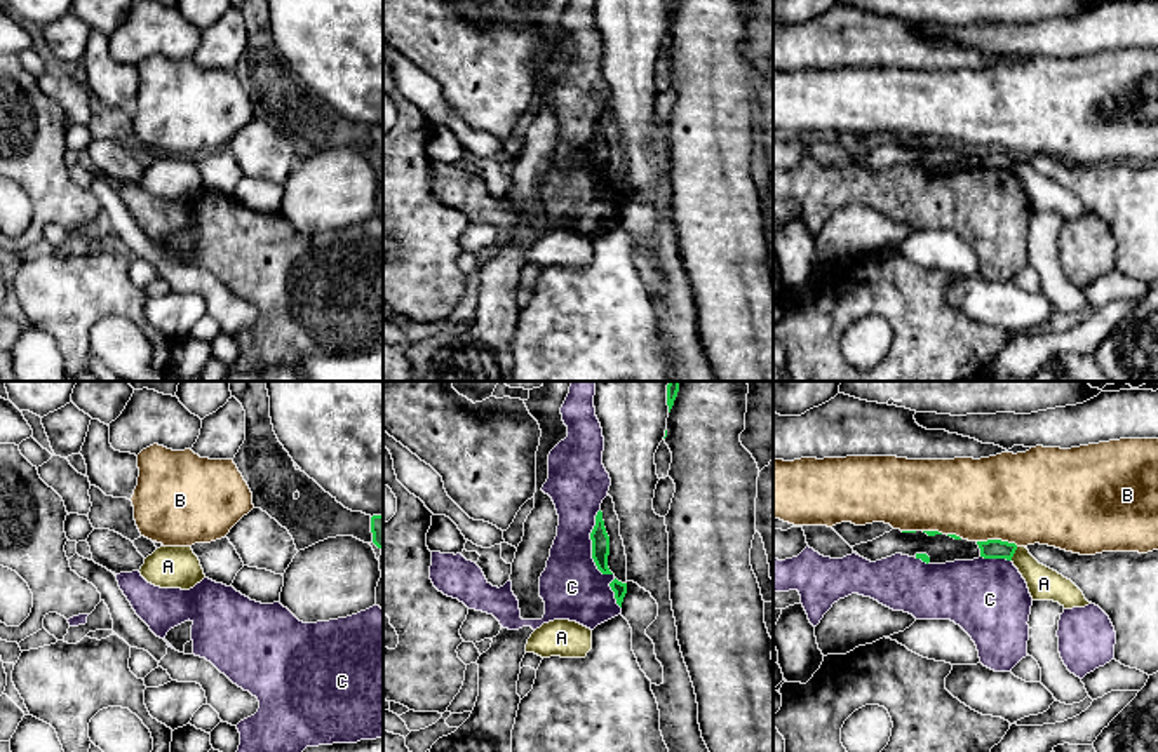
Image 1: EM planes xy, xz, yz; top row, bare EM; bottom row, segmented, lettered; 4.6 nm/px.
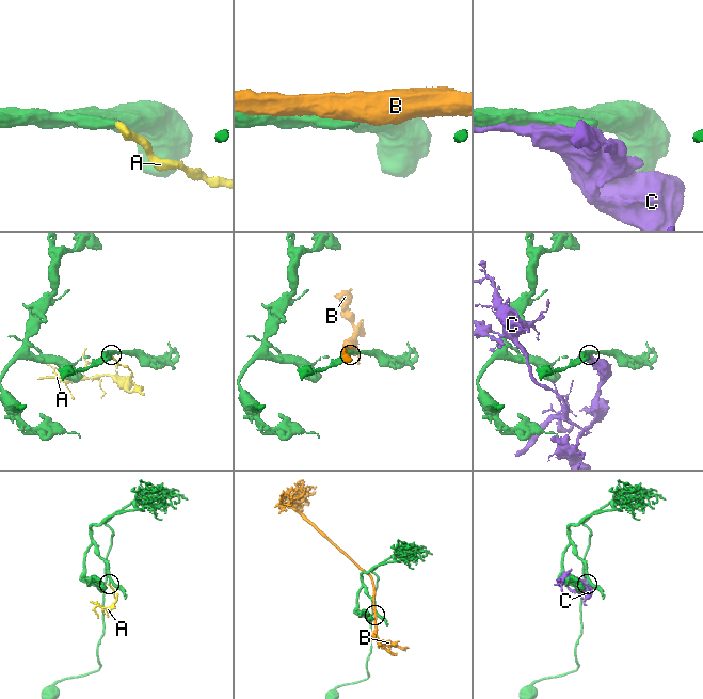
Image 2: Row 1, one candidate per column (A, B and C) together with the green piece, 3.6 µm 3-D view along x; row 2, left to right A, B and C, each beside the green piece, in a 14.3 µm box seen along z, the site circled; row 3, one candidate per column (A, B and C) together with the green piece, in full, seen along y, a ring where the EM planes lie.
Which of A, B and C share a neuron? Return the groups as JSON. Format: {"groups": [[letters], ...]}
{"groups": [["A"], ["B"], ["C"]]}

